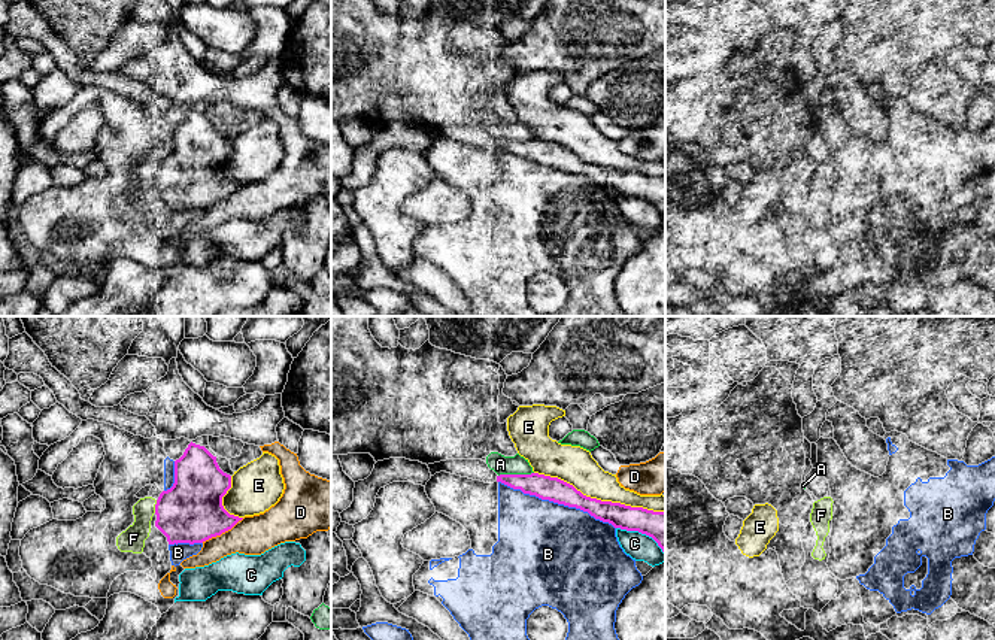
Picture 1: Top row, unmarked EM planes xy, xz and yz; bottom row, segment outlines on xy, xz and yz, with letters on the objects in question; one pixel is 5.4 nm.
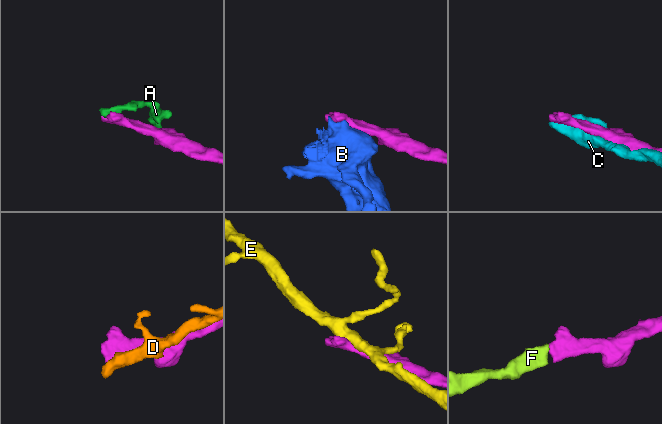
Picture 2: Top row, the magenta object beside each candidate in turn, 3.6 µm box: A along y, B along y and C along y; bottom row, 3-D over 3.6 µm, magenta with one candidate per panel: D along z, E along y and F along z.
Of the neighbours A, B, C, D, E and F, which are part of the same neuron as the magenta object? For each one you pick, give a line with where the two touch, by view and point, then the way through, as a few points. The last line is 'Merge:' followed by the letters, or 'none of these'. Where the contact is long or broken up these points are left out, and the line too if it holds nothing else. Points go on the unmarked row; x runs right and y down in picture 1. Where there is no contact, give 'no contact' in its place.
F: meets magenta in xy at (155, 172)
Merge: F

